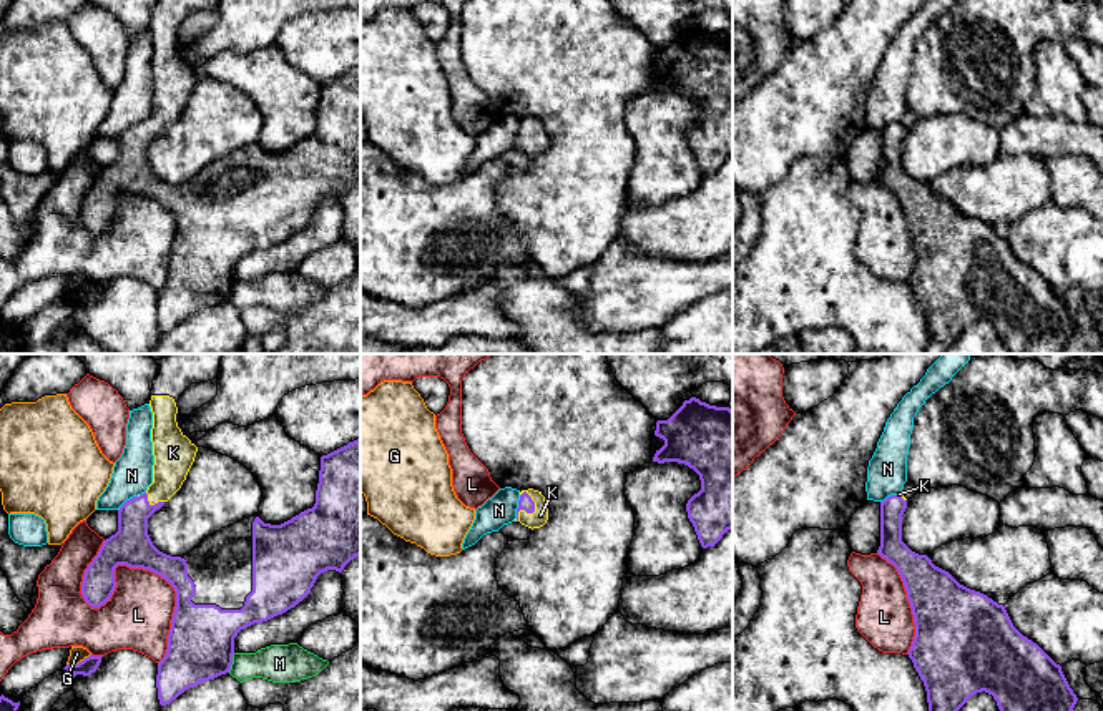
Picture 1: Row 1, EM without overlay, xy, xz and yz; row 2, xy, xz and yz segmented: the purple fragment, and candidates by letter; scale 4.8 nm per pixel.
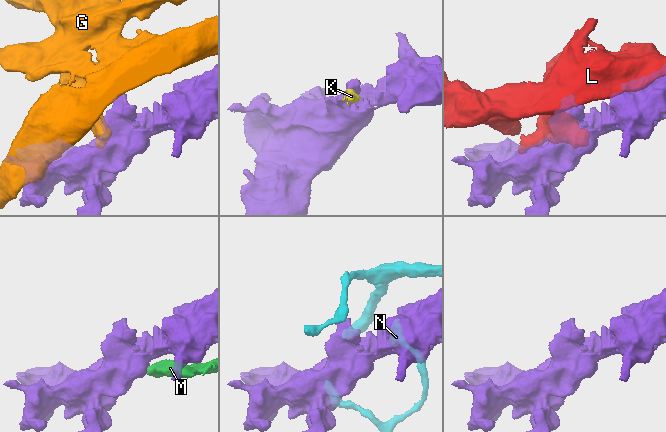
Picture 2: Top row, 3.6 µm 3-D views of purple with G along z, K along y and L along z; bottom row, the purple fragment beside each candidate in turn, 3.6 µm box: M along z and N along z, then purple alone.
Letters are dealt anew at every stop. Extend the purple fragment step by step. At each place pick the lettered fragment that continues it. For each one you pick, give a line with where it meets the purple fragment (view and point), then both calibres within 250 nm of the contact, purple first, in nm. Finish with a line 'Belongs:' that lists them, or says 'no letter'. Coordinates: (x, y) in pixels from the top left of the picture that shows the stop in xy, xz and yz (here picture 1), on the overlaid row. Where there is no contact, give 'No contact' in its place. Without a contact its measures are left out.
K: Touches purple at xz (532, 512). Thickness 70 nm (purple) against 80 nm
Belongs: K

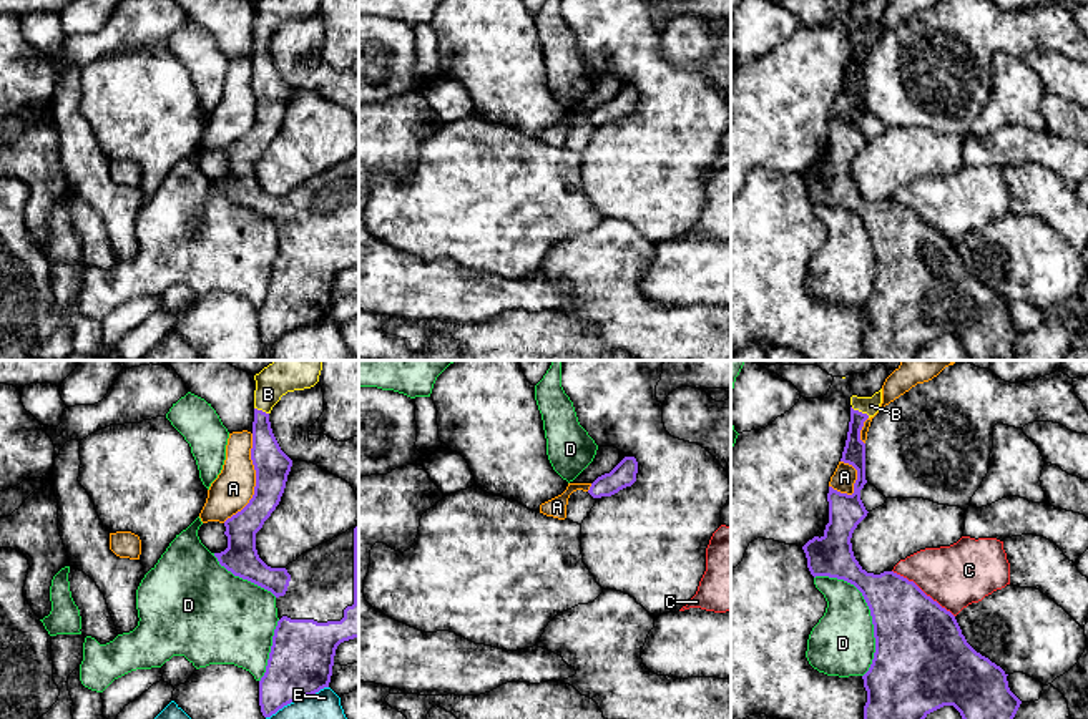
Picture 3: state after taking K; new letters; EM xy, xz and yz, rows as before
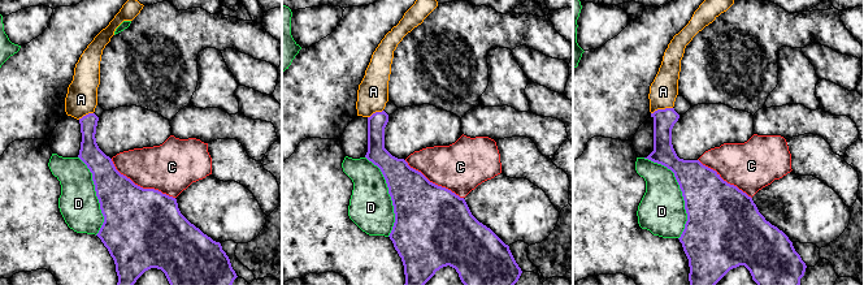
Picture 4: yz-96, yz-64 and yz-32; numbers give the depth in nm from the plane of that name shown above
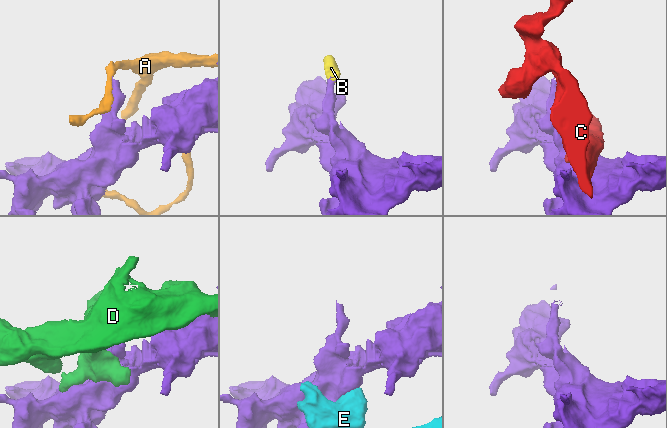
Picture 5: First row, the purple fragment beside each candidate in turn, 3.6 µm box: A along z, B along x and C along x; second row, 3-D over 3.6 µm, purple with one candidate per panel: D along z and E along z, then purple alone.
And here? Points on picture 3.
B: Touches purple at yz (861, 412). Thickness 110 nm (purple) against 90 nm
Belongs: B

